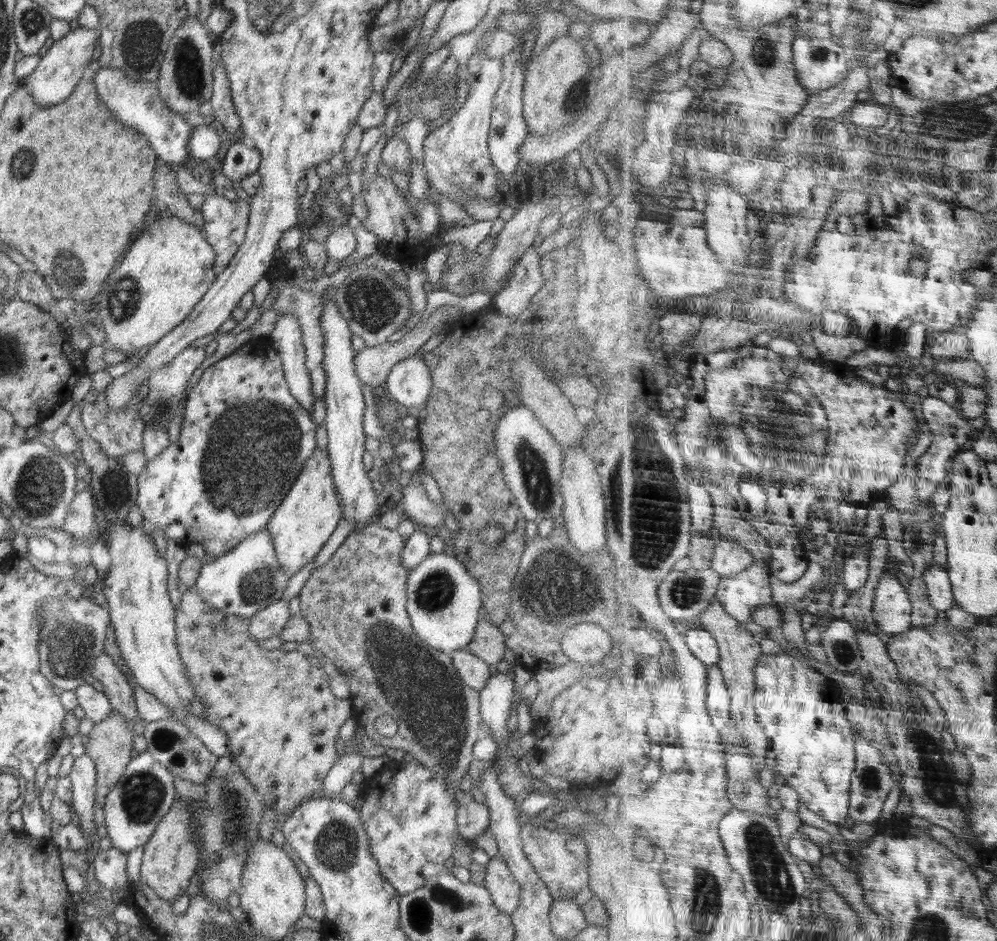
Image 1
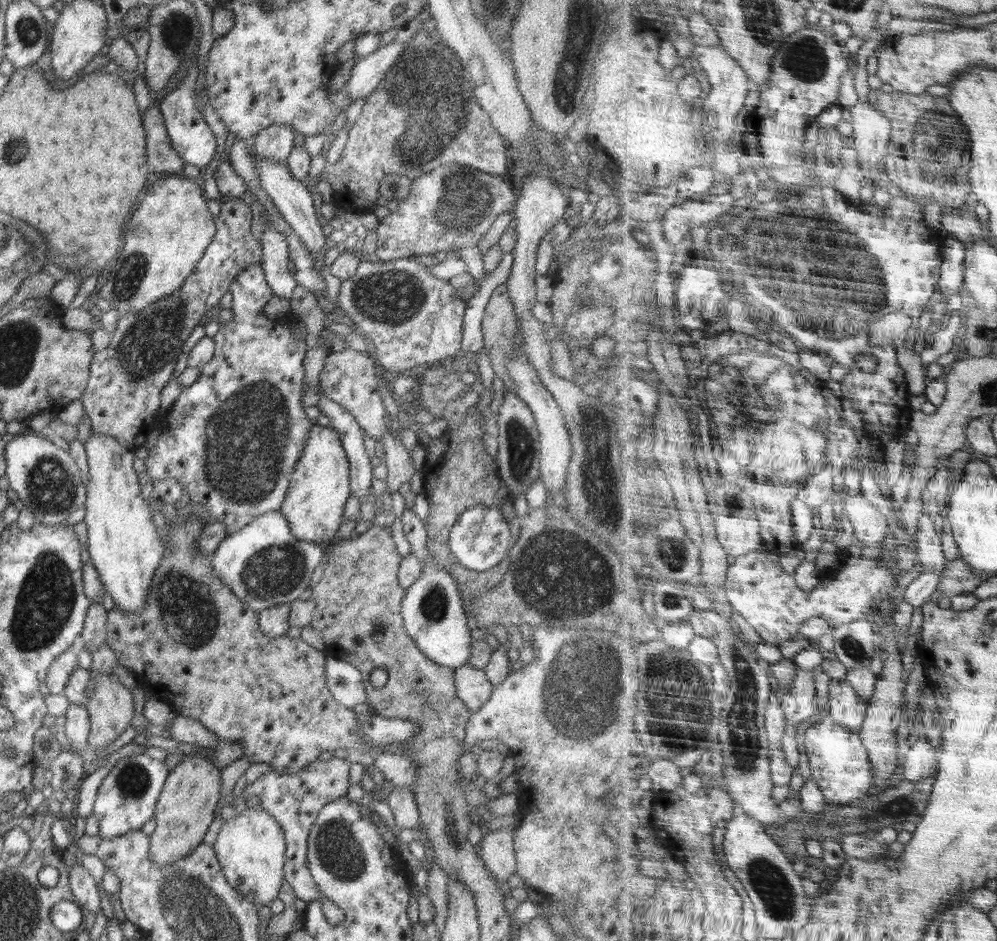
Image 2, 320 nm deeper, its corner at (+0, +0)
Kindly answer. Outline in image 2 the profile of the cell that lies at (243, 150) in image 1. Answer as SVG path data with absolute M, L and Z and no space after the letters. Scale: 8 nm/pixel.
M271 124L255 134L252 147L263 159L285 163L294 146L293 131L288 125Z

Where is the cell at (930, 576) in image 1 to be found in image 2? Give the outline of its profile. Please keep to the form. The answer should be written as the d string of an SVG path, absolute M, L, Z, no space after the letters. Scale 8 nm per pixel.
M926 510L919 522L918 546L919 558L926 571L944 571L949 560L942 548L941 533L936 532L934 517Z

